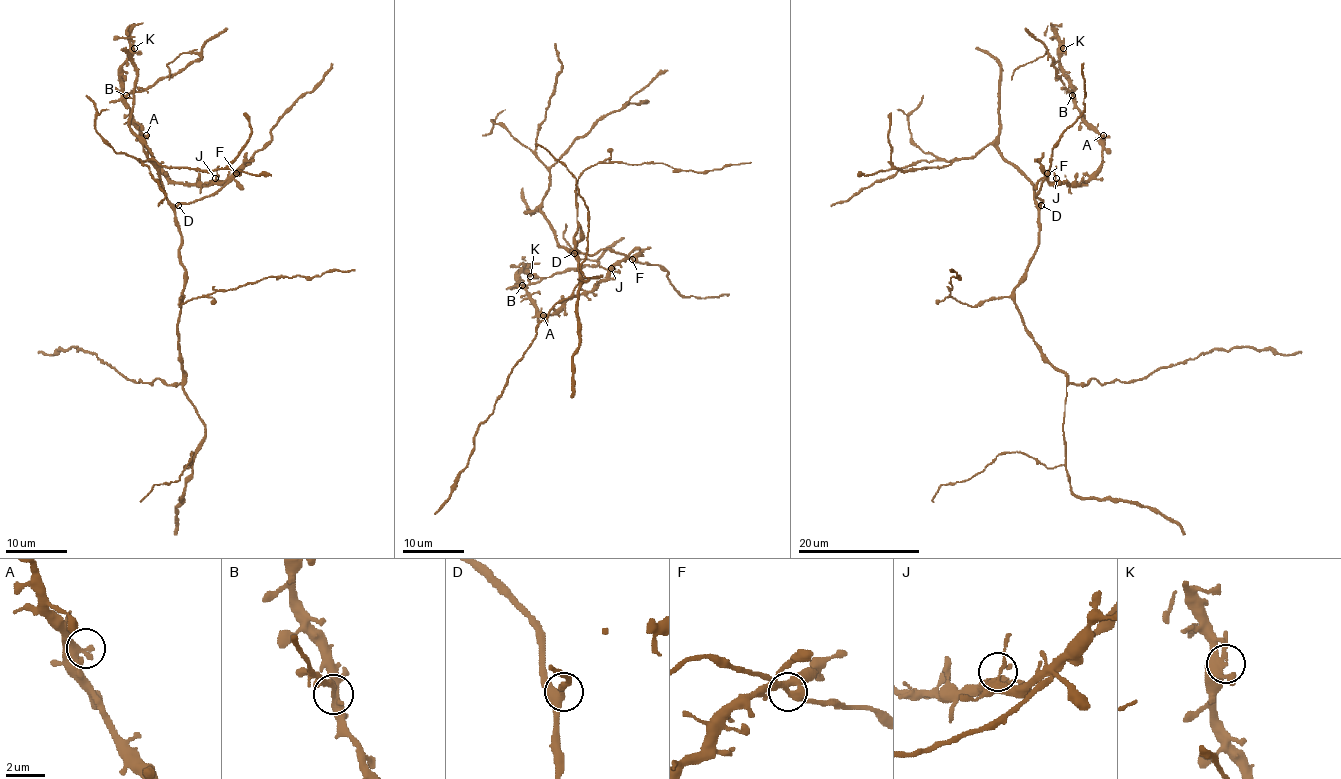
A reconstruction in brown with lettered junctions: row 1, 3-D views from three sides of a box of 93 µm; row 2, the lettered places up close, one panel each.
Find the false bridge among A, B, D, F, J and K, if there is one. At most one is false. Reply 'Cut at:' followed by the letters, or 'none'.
Cut at: B

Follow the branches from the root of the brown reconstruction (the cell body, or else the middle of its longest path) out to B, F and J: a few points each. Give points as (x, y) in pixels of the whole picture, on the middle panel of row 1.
B: (576, 248), (572, 251), (611, 248), (625, 256), (590, 291), (569, 297), (552, 314), (540, 312), (523, 285)
F: (576, 248), (576, 251), (572, 251), (588, 255), (613, 248), (633, 259)
J: (576, 248), (576, 251), (572, 251), (596, 255), (601, 250), (611, 248), (622, 253), (625, 256), (611, 268)

